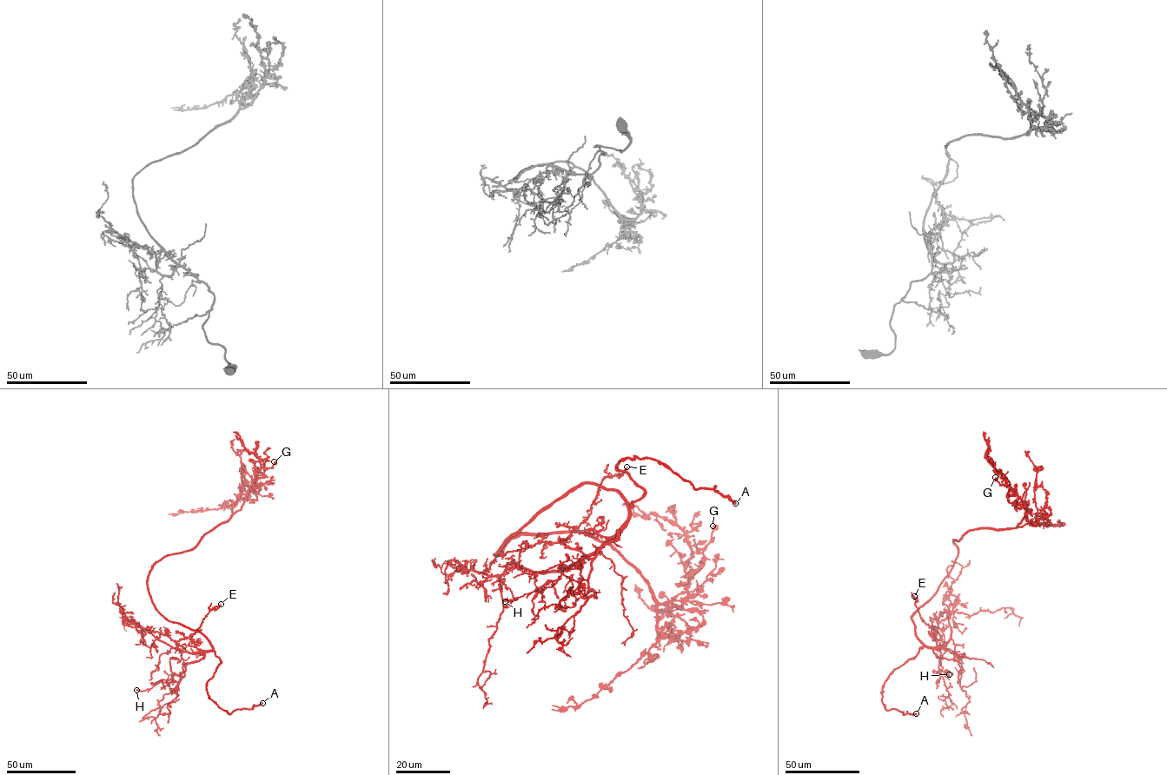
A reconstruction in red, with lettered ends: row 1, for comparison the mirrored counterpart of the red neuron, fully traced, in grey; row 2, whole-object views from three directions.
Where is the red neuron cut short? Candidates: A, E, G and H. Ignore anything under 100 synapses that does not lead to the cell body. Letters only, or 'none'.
A

